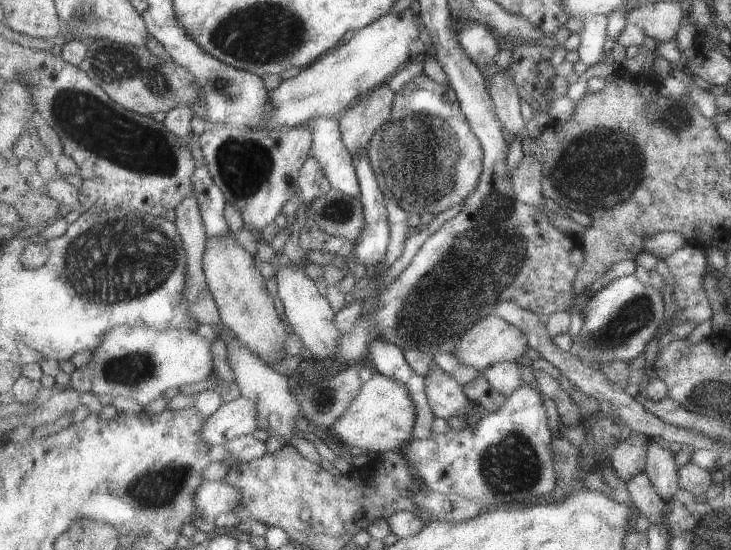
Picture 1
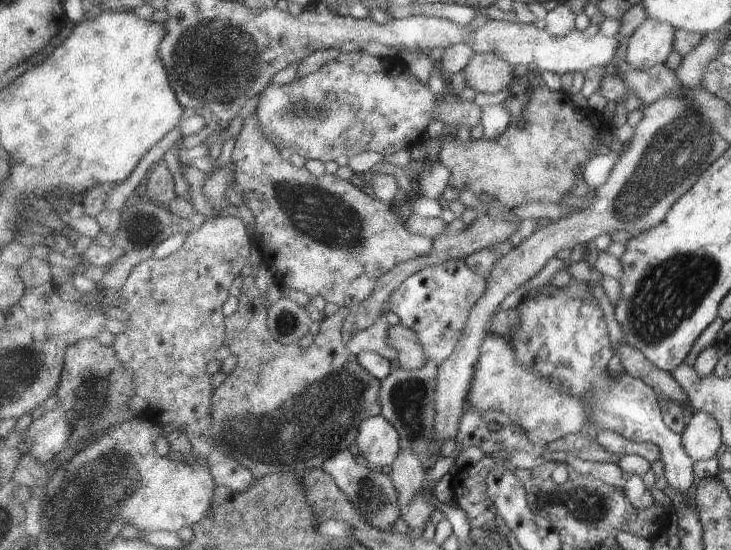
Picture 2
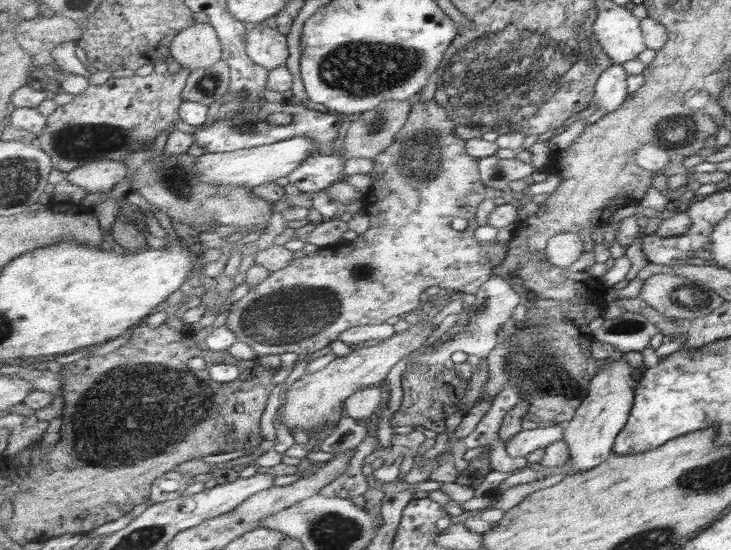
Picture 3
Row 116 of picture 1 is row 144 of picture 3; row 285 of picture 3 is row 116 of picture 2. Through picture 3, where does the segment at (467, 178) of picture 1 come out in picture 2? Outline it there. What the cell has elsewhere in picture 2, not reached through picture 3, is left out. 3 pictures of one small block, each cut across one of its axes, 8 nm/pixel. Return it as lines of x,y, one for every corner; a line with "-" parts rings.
353,51
352,53
340,53
337,59
328,62
325,66
321,67
321,70
309,74
309,76
298,76
293,82
281,84
281,86
279,86
279,84
271,84
269,88
266,88
264,92
259,94
254,113
255,116
259,118
259,124
261,124
263,134
266,134
266,137
269,138
279,150
288,149
291,153
296,152
306,160
315,159
321,163
326,163
329,161
335,162
340,155
345,155
350,159
352,156
357,156
363,151
375,151
377,154
387,155
395,154
395,152
405,150
405,148
409,149
411,146
419,144
419,140
425,136
427,128
429,128
429,124
431,124
433,120
441,120
445,126
451,126
453,129
458,126
465,126
465,124
469,126
469,128
473,128
473,126
481,124
481,120
483,120
483,110
481,110
481,108
482,106
479,106
479,104
464,100
460,98
459,95
453,94
448,88
445,88
440,94
435,94
428,83
423,84
419,78
415,78
415,74
407,68
407,64
397,55
393,57
375,57
363,51

